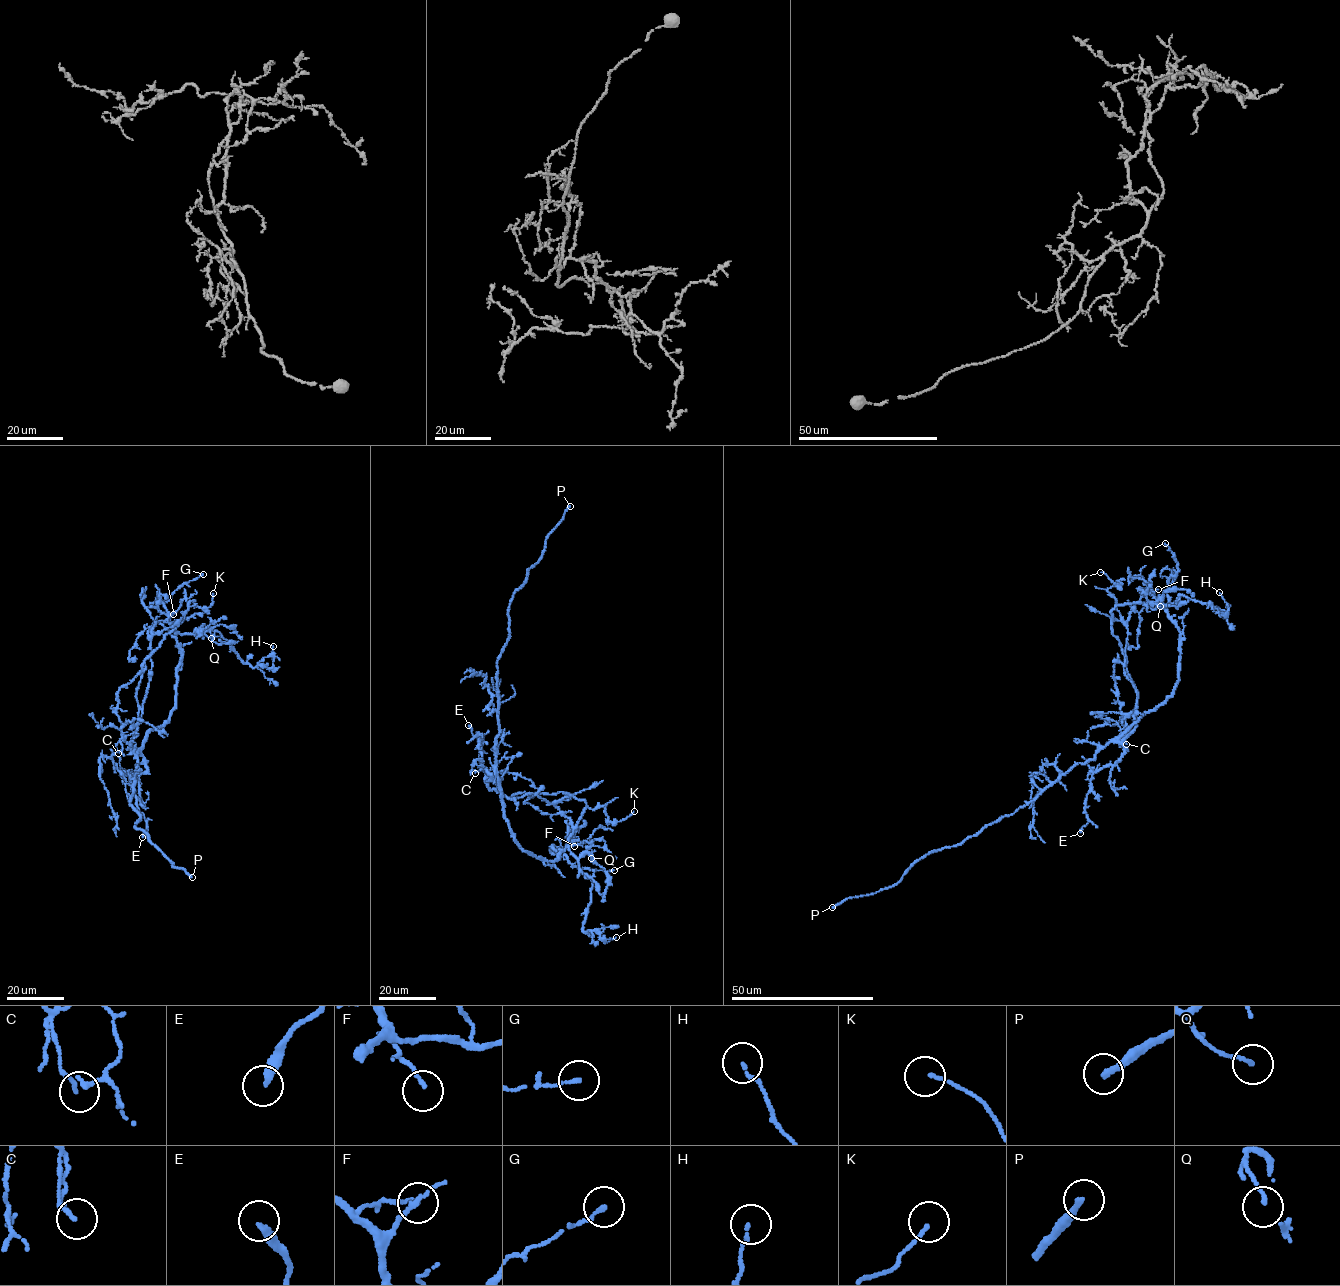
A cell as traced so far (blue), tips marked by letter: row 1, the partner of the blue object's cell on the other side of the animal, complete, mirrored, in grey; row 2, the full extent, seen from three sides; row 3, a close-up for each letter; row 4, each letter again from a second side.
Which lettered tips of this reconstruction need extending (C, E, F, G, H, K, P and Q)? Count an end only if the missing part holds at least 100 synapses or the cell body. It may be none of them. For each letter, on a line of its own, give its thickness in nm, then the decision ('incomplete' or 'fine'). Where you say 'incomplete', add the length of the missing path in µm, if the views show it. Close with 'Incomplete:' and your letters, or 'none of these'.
C: 130 nm thick; fine
E: 280 nm thick; fine
F: 120 nm thick; fine
G: 120 nm thick; fine
H: 120 nm thick; fine
K: 110 nm thick; fine
P: 190 nm thick; incomplete; about 10 µm are missing
Q: 120 nm thick; fine
Incomplete: P

